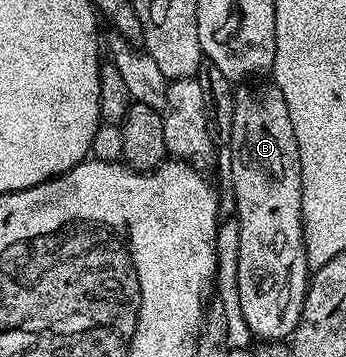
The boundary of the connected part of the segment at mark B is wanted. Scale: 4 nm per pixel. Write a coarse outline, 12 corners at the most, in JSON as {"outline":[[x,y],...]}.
{"outline":[[274,83],[235,90],[236,301],[296,332],[310,266],[302,163]]}

